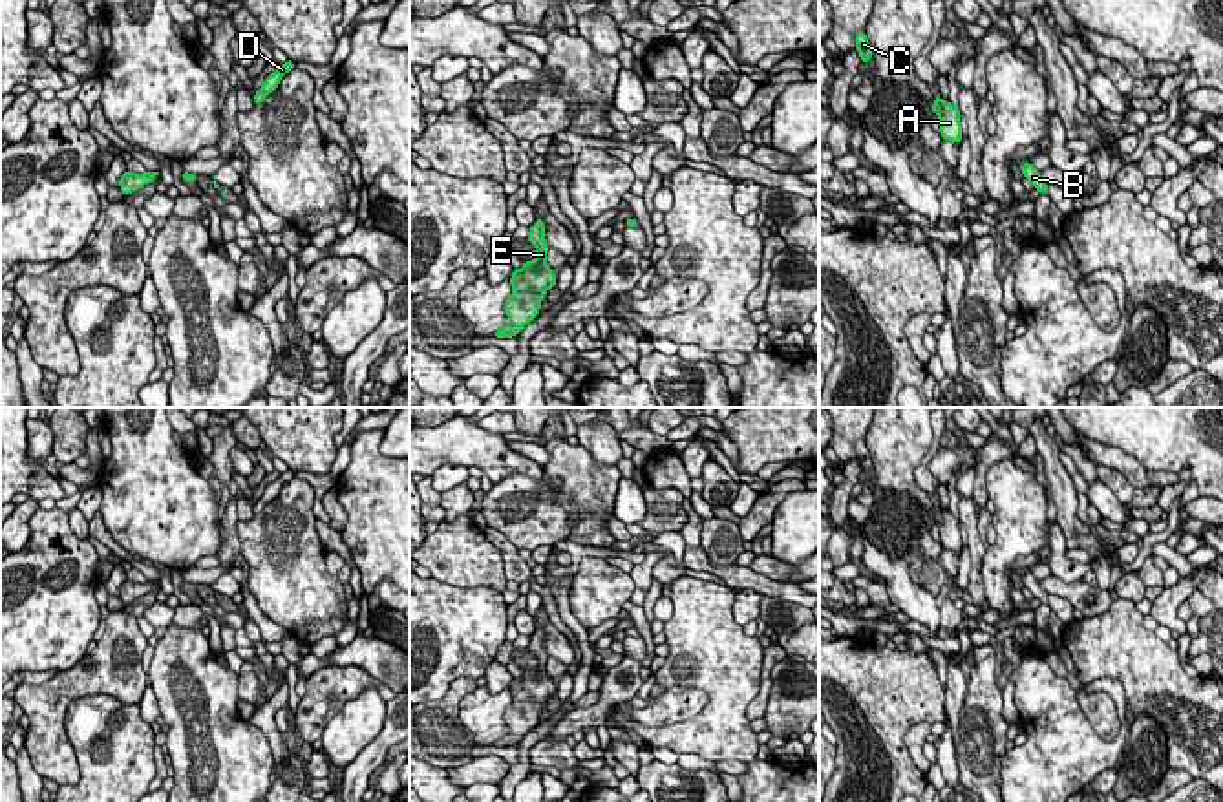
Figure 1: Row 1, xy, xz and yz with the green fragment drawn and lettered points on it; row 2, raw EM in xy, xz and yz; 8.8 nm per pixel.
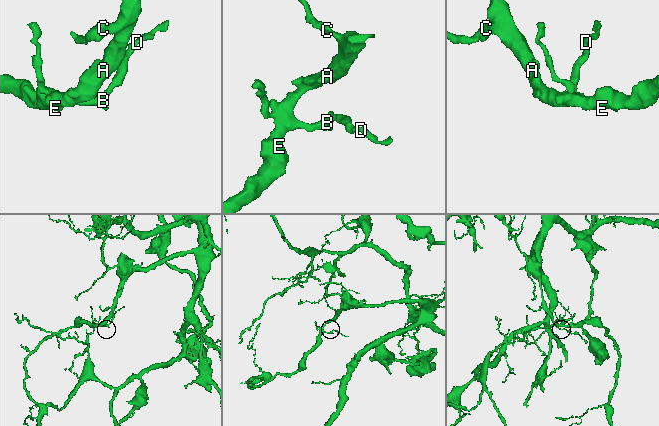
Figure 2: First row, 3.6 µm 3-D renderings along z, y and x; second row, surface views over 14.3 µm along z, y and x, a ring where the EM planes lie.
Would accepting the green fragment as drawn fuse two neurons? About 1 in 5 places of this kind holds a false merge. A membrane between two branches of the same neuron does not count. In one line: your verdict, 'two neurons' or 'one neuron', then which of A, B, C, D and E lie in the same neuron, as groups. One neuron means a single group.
one neuron | A B C D E

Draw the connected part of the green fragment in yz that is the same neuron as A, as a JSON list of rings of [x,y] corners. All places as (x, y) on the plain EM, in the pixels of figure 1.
[[[938,504],[936,512],[932,513],[932,522],[940,524],[941,548],[960,554],[962,552],[960,519],[951,512],[941,510]]]

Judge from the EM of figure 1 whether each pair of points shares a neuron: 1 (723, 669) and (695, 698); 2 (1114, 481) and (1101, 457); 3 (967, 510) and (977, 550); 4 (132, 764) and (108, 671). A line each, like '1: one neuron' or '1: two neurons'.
1: two neurons
2: two neurons
3: one neuron
4: two neurons

